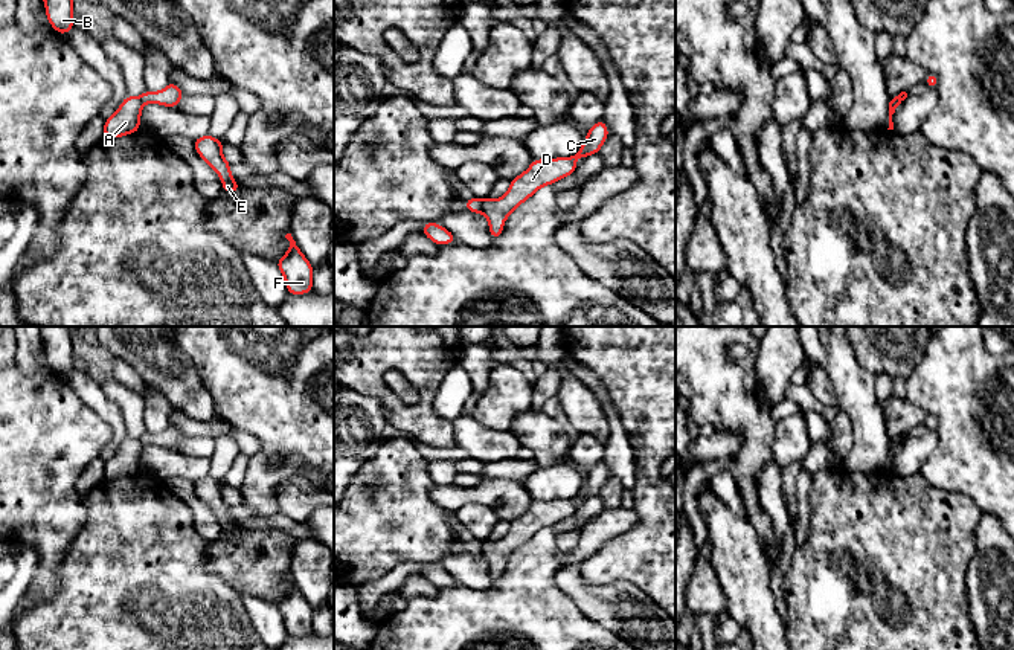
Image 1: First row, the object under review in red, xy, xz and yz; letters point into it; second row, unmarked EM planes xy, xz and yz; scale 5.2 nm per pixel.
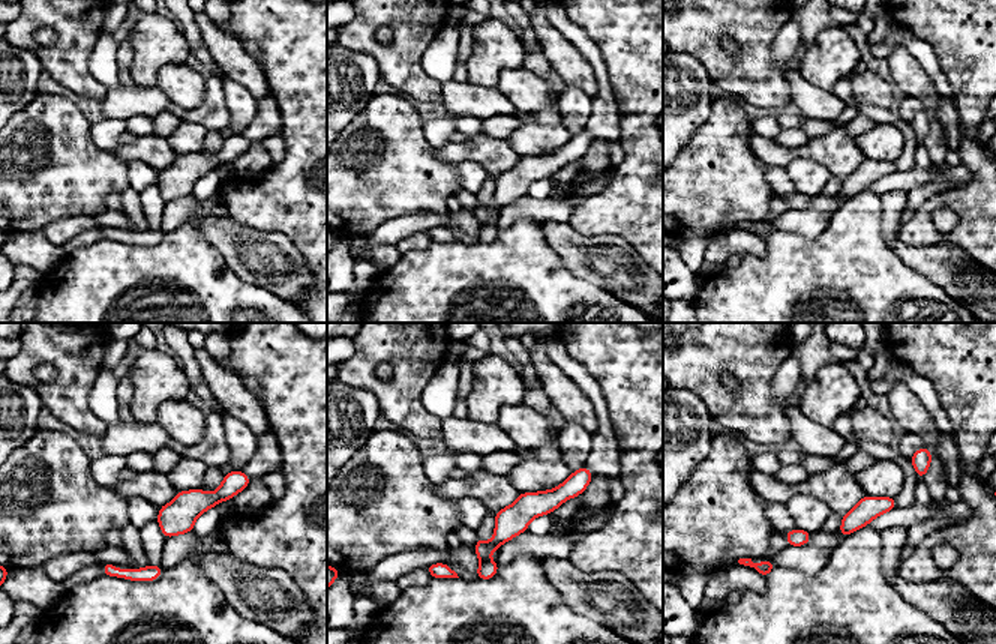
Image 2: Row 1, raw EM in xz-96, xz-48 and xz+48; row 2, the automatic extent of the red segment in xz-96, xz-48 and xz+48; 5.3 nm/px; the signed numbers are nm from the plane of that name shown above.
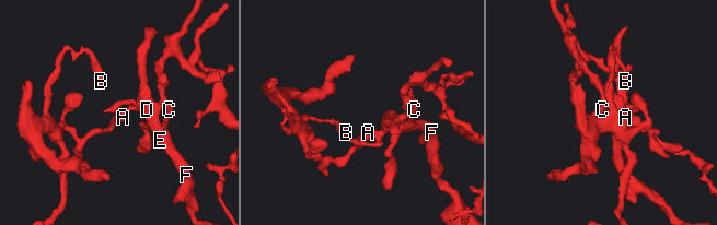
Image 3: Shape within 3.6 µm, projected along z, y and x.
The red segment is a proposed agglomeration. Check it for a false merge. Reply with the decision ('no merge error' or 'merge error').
merge error

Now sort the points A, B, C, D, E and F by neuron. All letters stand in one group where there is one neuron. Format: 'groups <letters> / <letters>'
groups A B / C D E F

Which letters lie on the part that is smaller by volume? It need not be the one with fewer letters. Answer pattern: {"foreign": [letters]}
{"foreign": ["A", "B"]}

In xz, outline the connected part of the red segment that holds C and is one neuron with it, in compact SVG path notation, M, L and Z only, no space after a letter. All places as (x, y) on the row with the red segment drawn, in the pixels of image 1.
M599 119L589 128L587 137L575 156L546 160L534 159L523 174L511 180L509 191L503 197L496 200L485 198L482 214L488 220L491 238L497 240L503 233L505 220L541 186L554 185L573 174L579 157L586 159L599 153L608 134L604 119Z

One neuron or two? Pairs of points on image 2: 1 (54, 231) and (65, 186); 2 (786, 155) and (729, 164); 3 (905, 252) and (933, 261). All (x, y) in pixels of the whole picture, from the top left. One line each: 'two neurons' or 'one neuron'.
1: two neurons
2: two neurons
3: one neuron

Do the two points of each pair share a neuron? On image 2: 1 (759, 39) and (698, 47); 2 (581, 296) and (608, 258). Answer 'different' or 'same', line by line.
1: same
2: different

